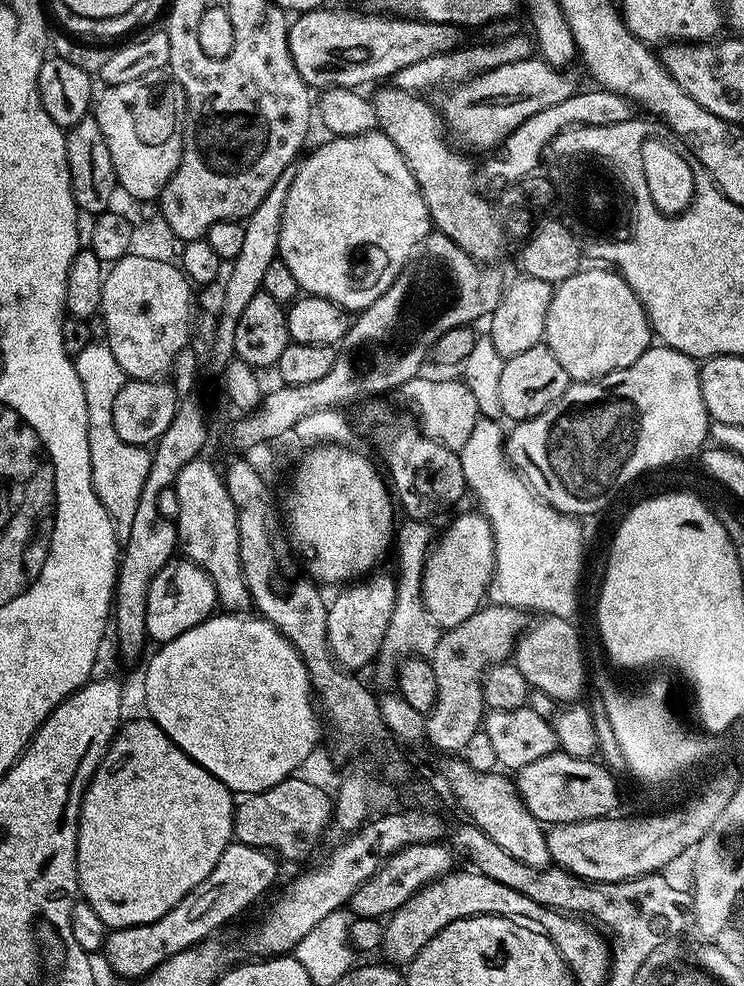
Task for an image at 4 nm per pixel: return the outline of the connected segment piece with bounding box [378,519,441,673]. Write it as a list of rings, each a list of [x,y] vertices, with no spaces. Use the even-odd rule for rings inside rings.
[[[405,519],[403,523],[394,532],[394,556],[396,552],[396,564],[400,567],[400,576],[395,577],[394,614],[390,614],[390,626],[386,626],[384,647],[378,657],[381,670],[389,671],[388,673],[397,667],[398,658],[407,657],[413,650],[420,654],[431,653],[432,648],[438,646],[441,634],[441,629],[424,608],[421,592],[425,557],[434,540],[431,528],[433,525],[422,520],[409,519]]]

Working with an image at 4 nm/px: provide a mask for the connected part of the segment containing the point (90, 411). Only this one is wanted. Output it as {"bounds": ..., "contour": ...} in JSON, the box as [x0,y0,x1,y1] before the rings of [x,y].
{"bounds":[74,342,152,542],"contour":[[[93,342],[74,357],[74,363],[82,394],[86,394],[92,489],[116,527],[117,541],[123,542],[130,538],[130,525],[138,510],[138,498],[142,498],[142,486],[146,486],[146,474],[150,474],[152,454],[147,447],[122,442],[118,430],[114,430],[114,398],[118,398],[118,390],[122,390],[126,379],[118,358],[114,358],[114,350],[106,342]]]}

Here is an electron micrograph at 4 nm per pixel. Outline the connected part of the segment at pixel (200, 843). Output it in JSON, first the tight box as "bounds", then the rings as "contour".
{"bounds":[76,718,234,929],"contour":[[[151,718],[123,725],[80,803],[80,829],[76,835],[76,878],[79,895],[94,906],[108,929],[142,926],[162,918],[186,894],[218,866],[218,858],[233,843],[232,809],[234,793],[194,762]]]}

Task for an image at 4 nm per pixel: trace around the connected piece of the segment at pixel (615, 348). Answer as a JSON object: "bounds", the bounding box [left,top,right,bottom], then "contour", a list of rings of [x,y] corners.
{"bounds":[543,266,654,381],"contour":[[[588,266],[570,278],[555,285],[550,298],[550,310],[546,310],[546,330],[543,343],[548,345],[554,358],[562,362],[569,381],[599,380],[619,368],[630,366],[642,358],[642,354],[654,344],[654,329],[642,302],[619,272],[608,266]]]}

